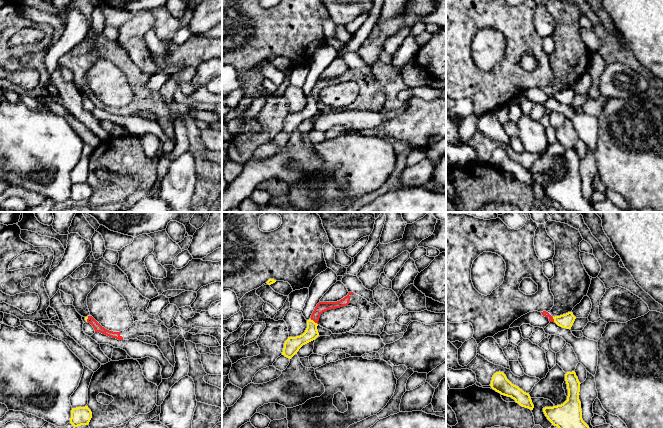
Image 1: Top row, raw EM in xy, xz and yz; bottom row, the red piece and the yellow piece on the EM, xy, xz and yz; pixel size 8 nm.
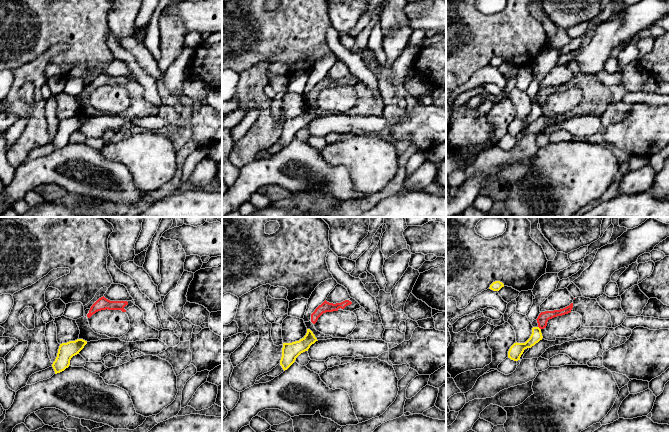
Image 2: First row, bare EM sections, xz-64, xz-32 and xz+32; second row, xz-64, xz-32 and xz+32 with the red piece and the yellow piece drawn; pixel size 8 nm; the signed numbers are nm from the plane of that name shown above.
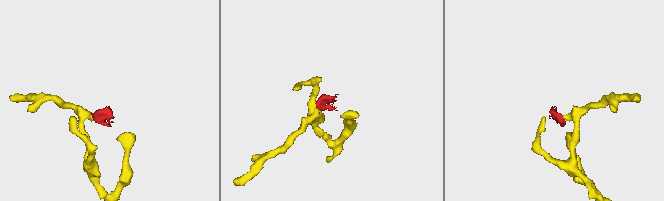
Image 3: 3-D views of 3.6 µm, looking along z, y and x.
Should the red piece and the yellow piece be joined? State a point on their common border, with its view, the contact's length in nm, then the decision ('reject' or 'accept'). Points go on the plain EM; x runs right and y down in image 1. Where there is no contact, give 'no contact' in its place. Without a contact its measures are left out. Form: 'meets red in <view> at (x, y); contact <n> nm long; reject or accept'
meets red in xz at (314, 97); contact 80 nm long; reject

